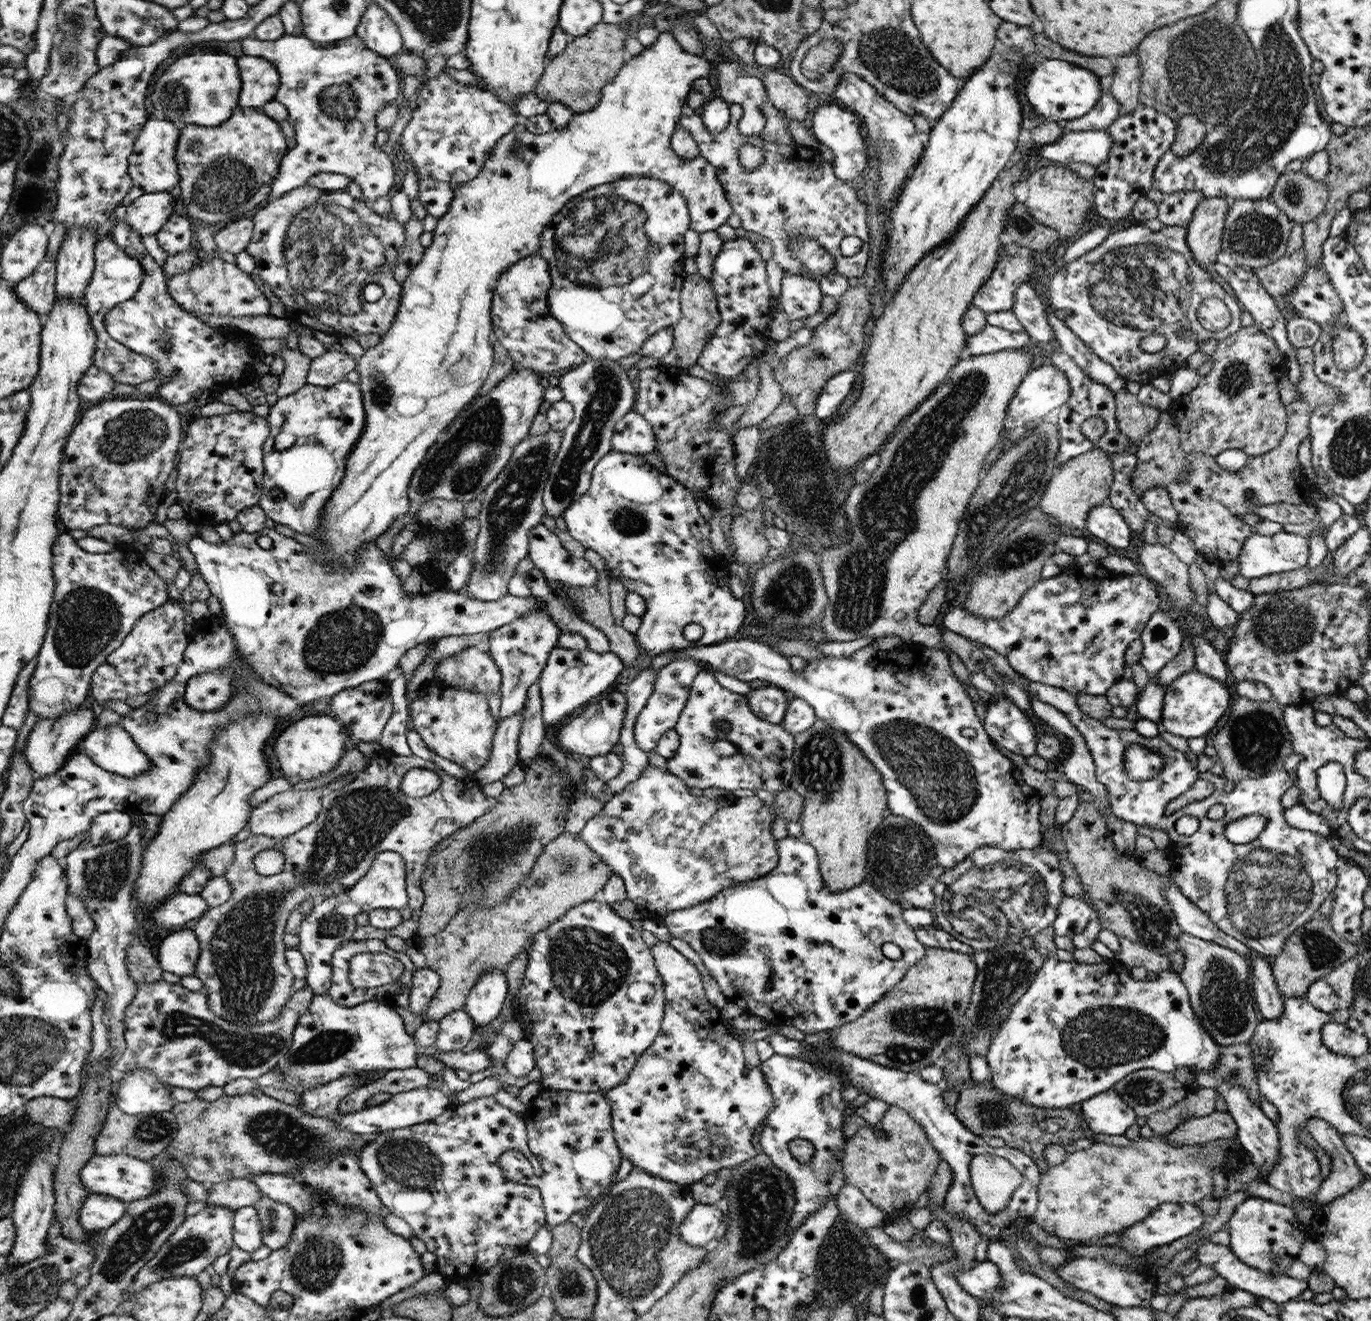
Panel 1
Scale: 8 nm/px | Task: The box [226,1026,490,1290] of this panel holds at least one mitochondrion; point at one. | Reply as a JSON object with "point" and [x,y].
{"point":[411,1163]}

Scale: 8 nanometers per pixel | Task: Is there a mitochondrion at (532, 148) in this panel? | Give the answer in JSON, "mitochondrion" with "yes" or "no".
{"mitochondrion":"no"}

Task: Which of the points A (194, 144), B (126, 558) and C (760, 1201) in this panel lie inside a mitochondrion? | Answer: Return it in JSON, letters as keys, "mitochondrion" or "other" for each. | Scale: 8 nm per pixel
{"A":"mitochondrion","B":"other","C":"mitochondrion"}

